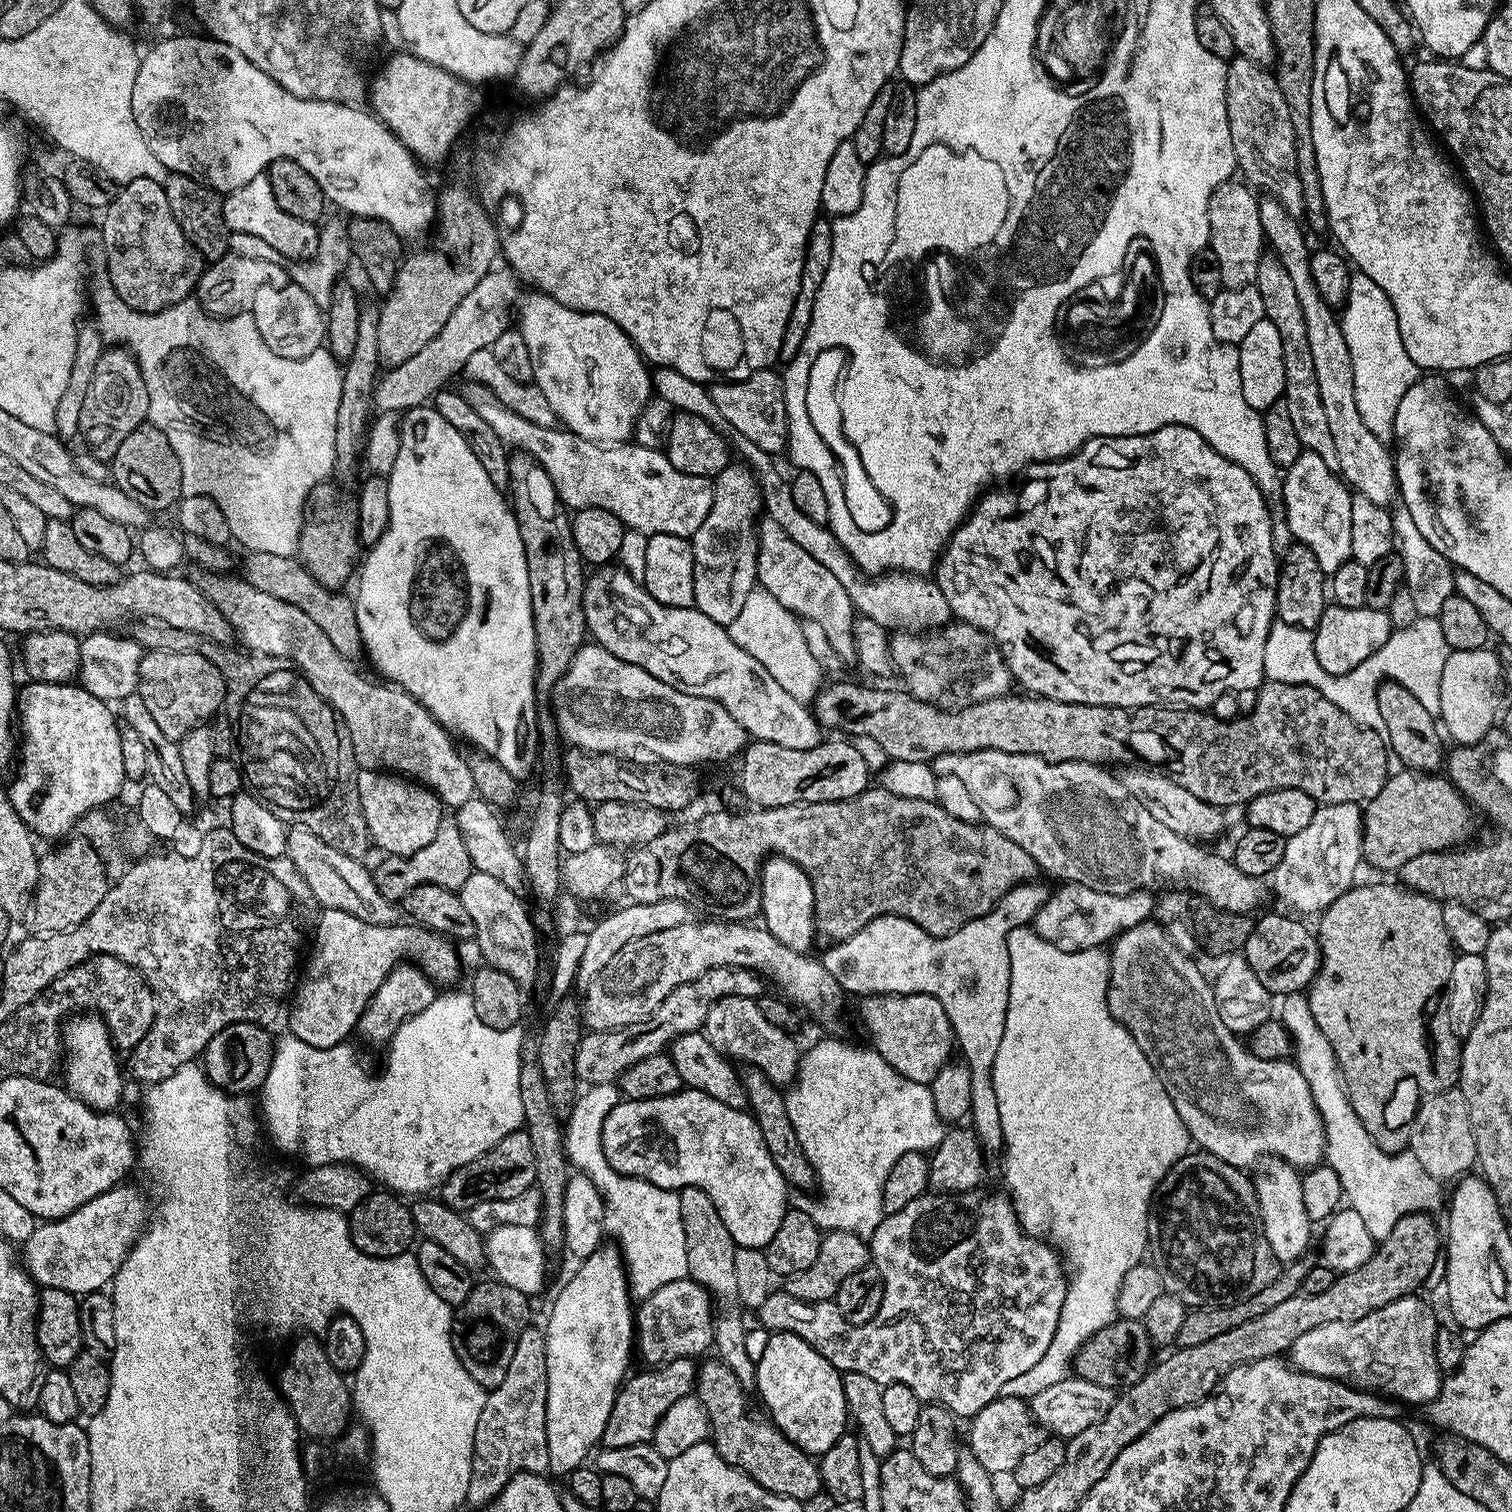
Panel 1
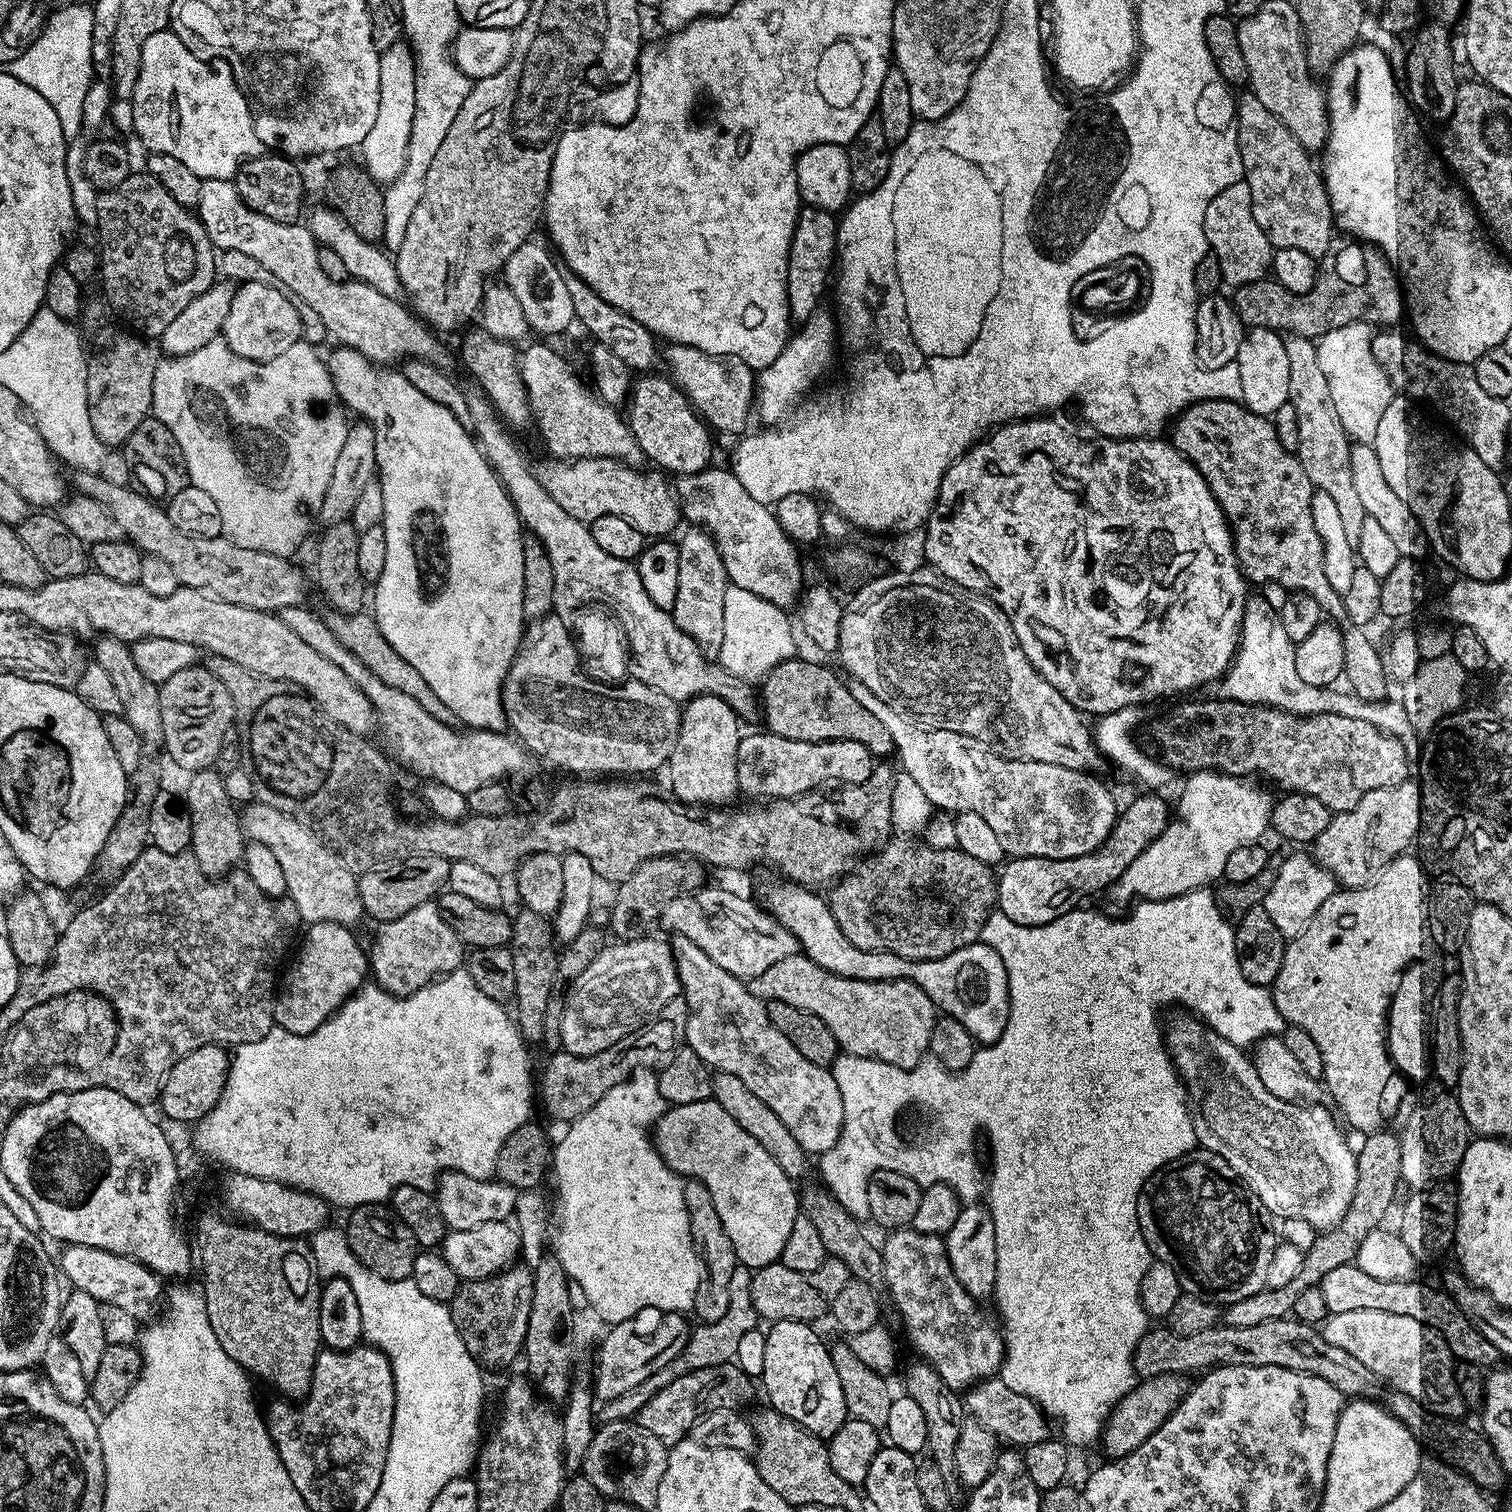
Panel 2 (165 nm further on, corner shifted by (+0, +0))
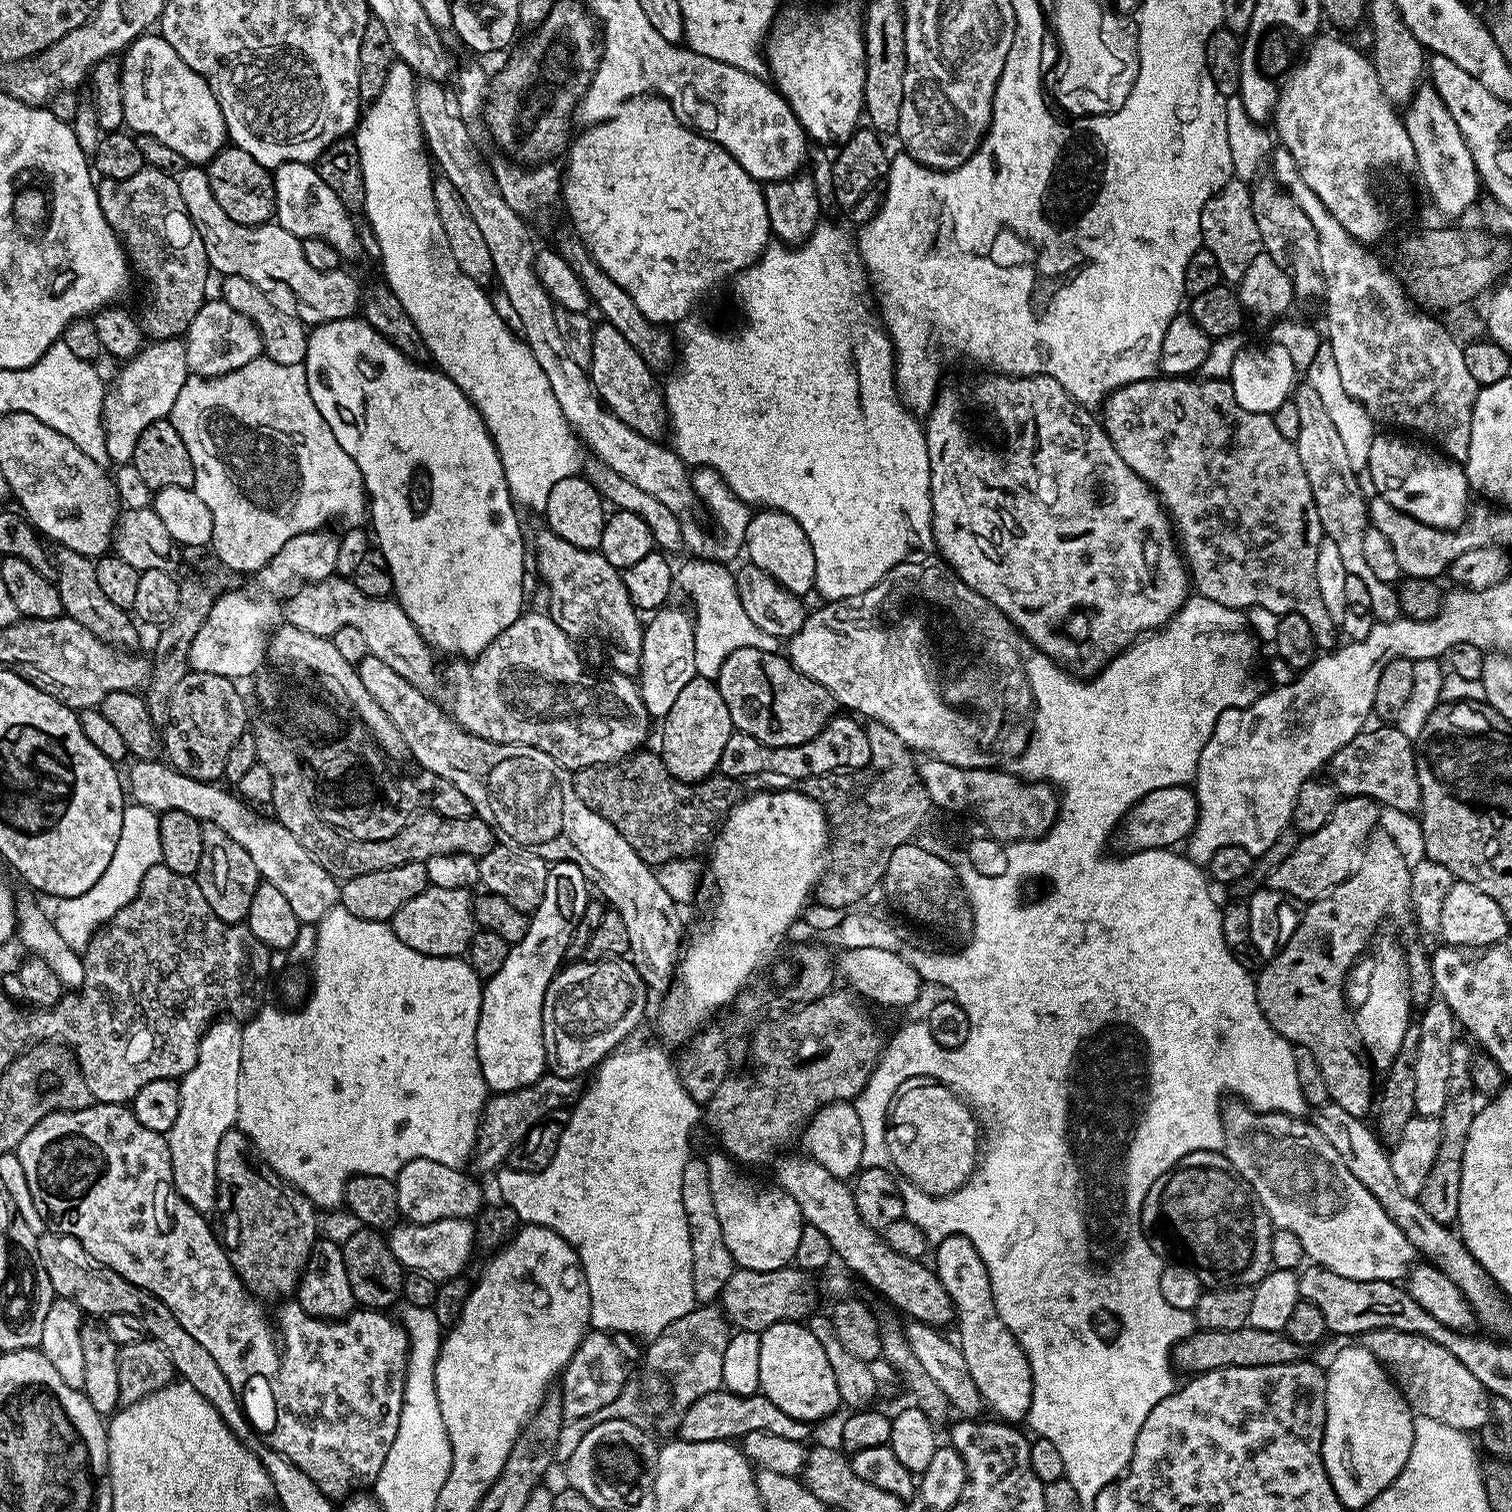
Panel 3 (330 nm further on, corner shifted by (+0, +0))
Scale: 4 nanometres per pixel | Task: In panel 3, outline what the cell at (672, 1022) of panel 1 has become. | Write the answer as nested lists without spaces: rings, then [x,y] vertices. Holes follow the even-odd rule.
[[[545,1074],[538,1082],[517,1092],[497,1092],[489,1095],[488,1101],[484,1103],[484,1115],[480,1117],[480,1135],[476,1138],[474,1164],[476,1160],[482,1171],[495,1173],[507,1161],[510,1150],[514,1150],[514,1146],[518,1146],[518,1142],[526,1138],[528,1131],[553,1115],[552,1107],[555,1104],[568,1099],[571,1101],[581,1091],[580,1083],[579,1079],[570,1076]]]

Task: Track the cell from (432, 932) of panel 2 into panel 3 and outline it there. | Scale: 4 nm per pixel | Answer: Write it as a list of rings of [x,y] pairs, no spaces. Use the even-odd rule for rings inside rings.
[[[429,886],[418,898],[410,898],[390,921],[392,933],[406,946],[427,956],[463,957],[468,951],[478,925],[472,913],[473,893],[467,888],[434,888]]]

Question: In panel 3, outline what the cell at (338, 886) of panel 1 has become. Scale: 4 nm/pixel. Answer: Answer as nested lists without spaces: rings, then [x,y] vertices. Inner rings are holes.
[[[159,759],[136,760],[133,765],[126,772],[126,788],[135,803],[146,806],[157,814],[182,810],[182,814],[190,814],[190,818],[199,820],[203,825],[213,824],[226,830],[226,834],[230,834],[230,838],[234,838],[234,842],[238,842],[238,846],[250,854],[254,866],[258,866],[261,881],[282,890],[286,902],[290,902],[294,914],[298,914],[301,925],[315,926],[329,910],[337,907],[340,884],[336,877],[328,873],[279,820],[263,820],[262,817],[255,816],[252,813],[255,811],[227,787],[219,788],[219,783],[190,778]]]

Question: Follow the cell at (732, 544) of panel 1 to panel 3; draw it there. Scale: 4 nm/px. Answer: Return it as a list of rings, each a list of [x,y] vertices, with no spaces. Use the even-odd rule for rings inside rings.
[[[665,606],[647,621],[638,673],[640,697],[649,717],[663,718],[670,713],[678,694],[698,675],[695,668],[695,626],[693,617],[680,608]]]

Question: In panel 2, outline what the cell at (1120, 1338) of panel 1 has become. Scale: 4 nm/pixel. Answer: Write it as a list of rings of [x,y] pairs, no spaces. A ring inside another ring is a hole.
[[[1285,1318],[1283,1320],[1271,1320],[1270,1322],[1258,1322],[1258,1326],[1242,1326],[1241,1328],[1230,1328],[1227,1326],[1217,1326],[1210,1330],[1202,1330],[1202,1334],[1190,1334],[1189,1336],[1179,1336],[1174,1334],[1172,1329],[1167,1326],[1161,1326],[1161,1328],[1153,1327],[1142,1339],[1136,1347],[1136,1375],[1140,1378],[1147,1378],[1149,1376],[1157,1376],[1158,1374],[1174,1374],[1175,1376],[1187,1377],[1188,1372],[1196,1372],[1195,1374],[1203,1374],[1211,1369],[1220,1367],[1221,1364],[1226,1366],[1282,1366],[1286,1370],[1298,1370],[1302,1374],[1314,1374],[1314,1378],[1322,1378],[1326,1382],[1330,1382],[1330,1386],[1334,1386],[1334,1390],[1338,1390],[1345,1398],[1359,1398],[1362,1400],[1370,1400],[1373,1402],[1379,1402],[1387,1408],[1390,1415],[1394,1418],[1398,1418],[1398,1422],[1402,1422],[1402,1426],[1406,1426],[1406,1430],[1410,1430],[1410,1434],[1414,1434],[1414,1438],[1420,1443],[1421,1449],[1430,1451],[1436,1455],[1435,1459],[1441,1464],[1448,1465],[1449,1468],[1453,1468],[1460,1475],[1465,1476],[1467,1480],[1471,1480],[1477,1488],[1483,1490],[1485,1493],[1493,1494],[1500,1487],[1506,1483],[1506,1477],[1504,1475],[1504,1467],[1502,1462],[1498,1458],[1498,1454],[1494,1450],[1494,1446],[1488,1441],[1483,1434],[1483,1431],[1479,1427],[1473,1426],[1471,1428],[1468,1424],[1463,1424],[1465,1421],[1460,1418],[1453,1418],[1450,1416],[1440,1416],[1436,1412],[1429,1412],[1426,1406],[1422,1406],[1422,1402],[1418,1402],[1414,1398],[1410,1398],[1410,1394],[1405,1392],[1399,1392],[1398,1389],[1389,1386],[1385,1381],[1380,1379],[1378,1374],[1374,1374],[1374,1370],[1369,1370],[1359,1358],[1354,1358],[1354,1354],[1348,1353],[1346,1350],[1342,1350],[1342,1346],[1334,1346],[1334,1342],[1326,1342],[1323,1331],[1319,1327],[1310,1324],[1301,1324],[1299,1320],[1295,1318]]]

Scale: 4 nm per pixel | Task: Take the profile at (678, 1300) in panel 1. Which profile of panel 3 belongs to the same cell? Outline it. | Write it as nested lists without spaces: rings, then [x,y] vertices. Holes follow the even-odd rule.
[[[599,1330],[589,1331],[582,1342],[574,1350],[570,1362],[562,1373],[564,1388],[560,1392],[562,1398],[562,1414],[565,1421],[581,1420],[587,1416],[595,1417],[602,1406],[610,1406],[614,1398],[623,1390],[630,1379],[630,1372],[624,1365],[624,1352],[615,1335]]]

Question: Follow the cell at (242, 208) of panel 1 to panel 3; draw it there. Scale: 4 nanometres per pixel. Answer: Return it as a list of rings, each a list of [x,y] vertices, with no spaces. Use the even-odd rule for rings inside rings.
[[[185,166],[179,172],[178,179],[182,190],[182,202],[186,202],[190,218],[196,224],[196,233],[200,235],[206,246],[208,267],[213,273],[220,272],[221,277],[242,274],[242,278],[250,278],[250,282],[254,282],[254,286],[261,288],[274,302],[274,306],[278,306],[280,310],[292,311],[308,326],[334,322],[357,315],[358,305],[362,300],[362,288],[361,285],[356,285],[356,280],[350,273],[344,272],[345,270],[335,272],[314,270],[314,266],[310,266],[310,262],[306,262],[302,240],[290,231],[280,228],[276,222],[255,226],[234,222],[234,218],[230,218],[230,214],[226,214],[226,210],[222,210],[222,206],[218,206],[208,185],[208,173],[203,167]]]

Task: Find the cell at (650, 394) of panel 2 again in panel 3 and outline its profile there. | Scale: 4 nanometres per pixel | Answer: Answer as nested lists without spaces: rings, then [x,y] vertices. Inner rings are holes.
[[[606,322],[596,324],[590,369],[592,387],[604,401],[604,407],[626,422],[626,426],[651,440],[660,440],[670,424],[668,407],[664,404],[664,389],[661,381],[656,381],[656,376],[657,373],[645,362],[642,354],[638,354],[638,350],[634,350],[634,346],[630,346],[630,342],[614,330],[614,326]]]

